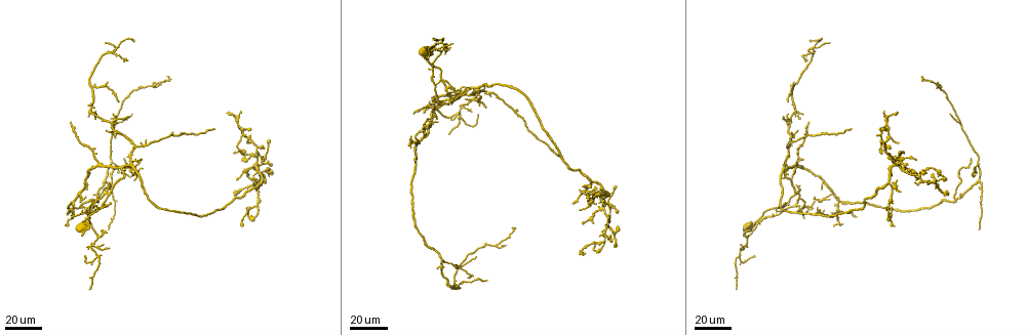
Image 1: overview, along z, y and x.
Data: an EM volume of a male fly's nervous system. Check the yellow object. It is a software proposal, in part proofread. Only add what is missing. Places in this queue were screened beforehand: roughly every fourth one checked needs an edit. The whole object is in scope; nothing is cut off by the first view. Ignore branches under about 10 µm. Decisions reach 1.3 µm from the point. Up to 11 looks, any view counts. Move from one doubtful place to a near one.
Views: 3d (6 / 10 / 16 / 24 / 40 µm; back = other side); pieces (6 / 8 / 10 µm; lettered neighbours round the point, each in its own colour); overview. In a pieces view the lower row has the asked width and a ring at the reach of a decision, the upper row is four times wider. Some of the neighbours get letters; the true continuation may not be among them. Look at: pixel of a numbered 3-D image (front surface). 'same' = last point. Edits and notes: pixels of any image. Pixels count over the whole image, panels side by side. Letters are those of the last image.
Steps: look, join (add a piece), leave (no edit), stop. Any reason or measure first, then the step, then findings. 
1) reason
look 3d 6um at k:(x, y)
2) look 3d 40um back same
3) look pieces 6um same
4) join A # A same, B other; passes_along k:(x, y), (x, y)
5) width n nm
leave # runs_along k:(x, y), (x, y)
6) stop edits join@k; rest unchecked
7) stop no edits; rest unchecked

tapers out
look 3d 24um at 1:(804, 133)

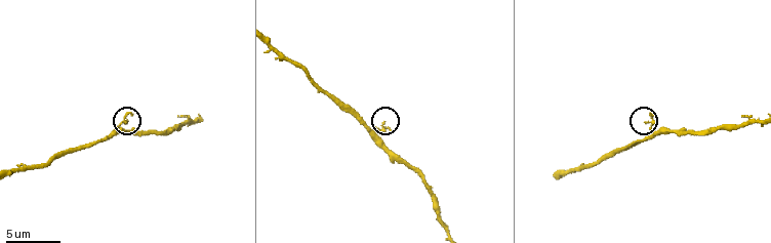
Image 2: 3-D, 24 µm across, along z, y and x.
look 3d 10um at 2:(129, 113)

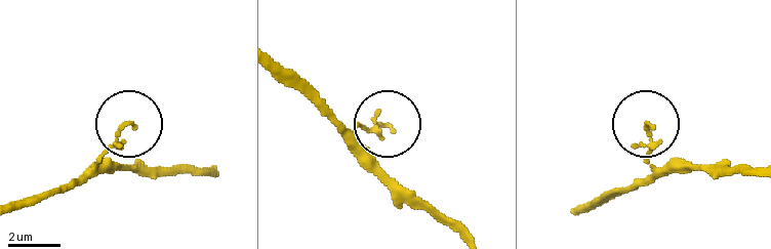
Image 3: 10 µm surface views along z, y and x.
look pieces 8um at 3:(133, 126)

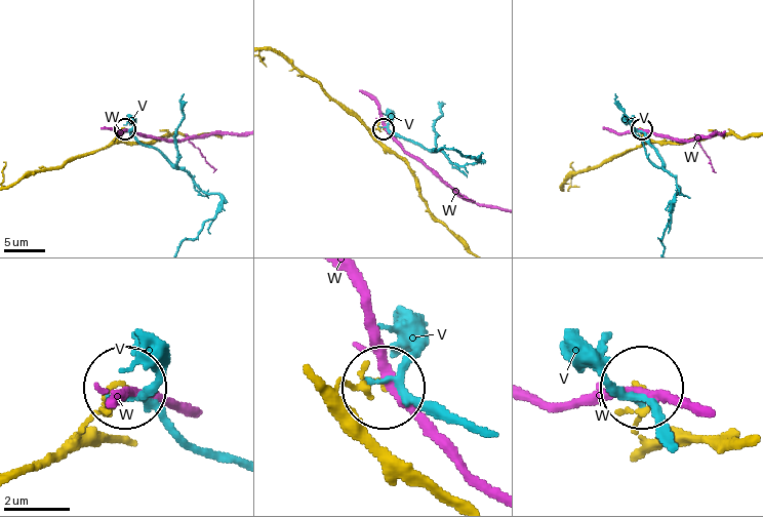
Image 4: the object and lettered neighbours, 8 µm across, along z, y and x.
leave # V other, W other; runs_along 4:(18, 473), (51, 459), (123, 385); none of them fits

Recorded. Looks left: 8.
thin end
look 3d 24um at 1:(787, 175)

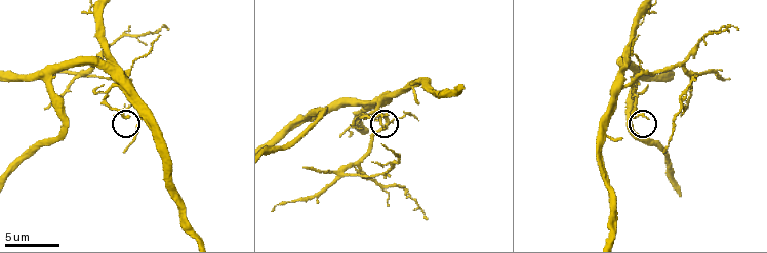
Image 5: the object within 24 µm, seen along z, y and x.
look pieces 8um at 5:(383, 126)

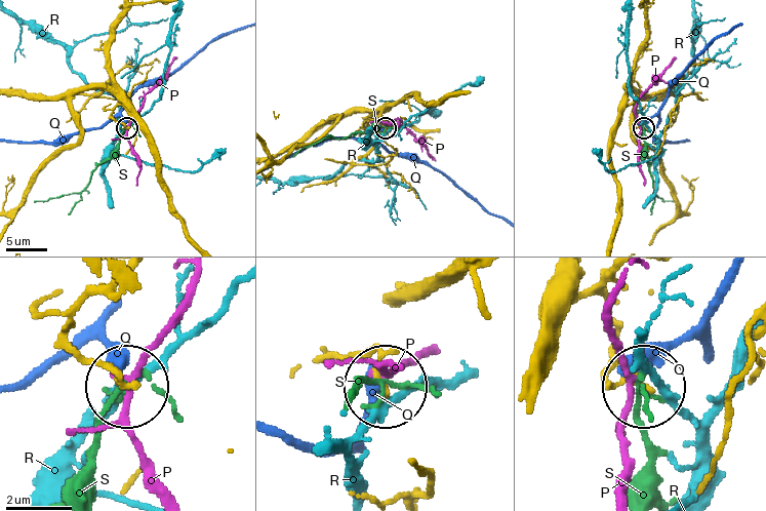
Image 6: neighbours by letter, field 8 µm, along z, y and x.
width 130 nm
leave # P other, Q other, R other, S other; runs_along 6:(325, 354), (364, 357), (386, 385); no lettered piece goes on from it

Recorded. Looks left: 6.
an open end
look 3d 40um at 1:(127, 118)

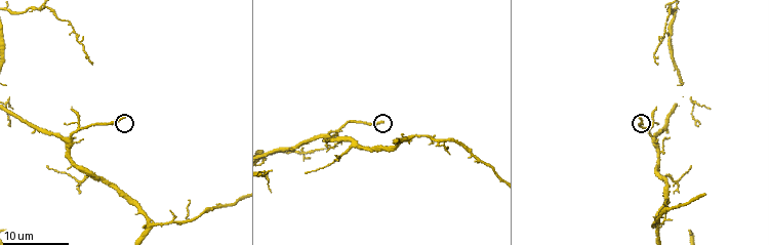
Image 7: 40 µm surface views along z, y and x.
look pieces 6um at 7:(383, 120)

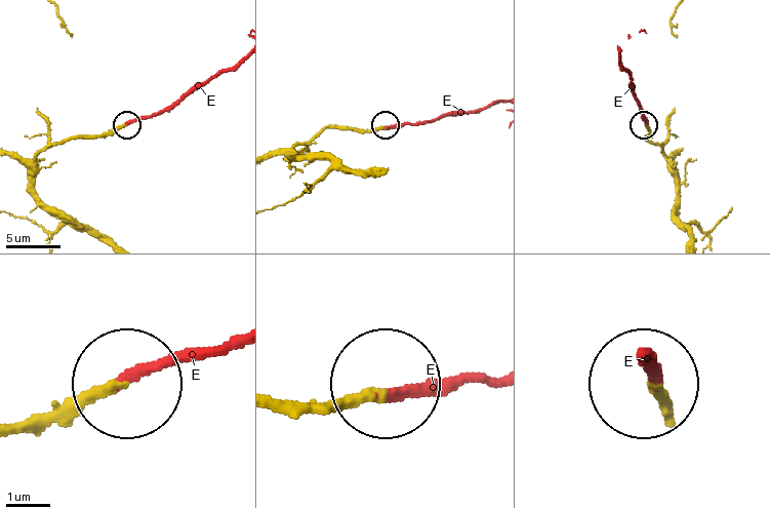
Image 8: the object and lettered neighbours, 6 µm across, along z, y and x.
join E # E same; passes_along 8:(96, 135), (112, 134), (134, 121), (170, 110), (239, 64); the cell continues

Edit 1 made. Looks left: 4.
free end
look 3d 24um at 1:(449, 131)

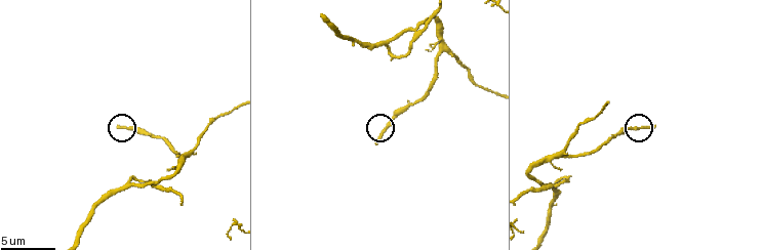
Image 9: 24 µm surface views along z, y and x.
what lies round it
look pieces 8um at 9:(374, 140)

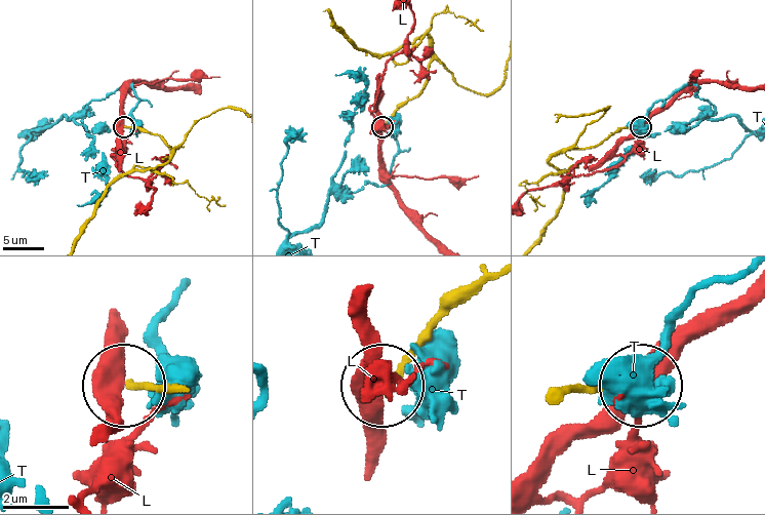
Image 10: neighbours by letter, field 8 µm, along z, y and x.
width 200 nm
leave # L other, T other; runs_along 10:(177, 394), (128, 386); no lettered piece goes on from it

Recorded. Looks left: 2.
end of a long branch
look 3d 40um at 1:(810, 123)

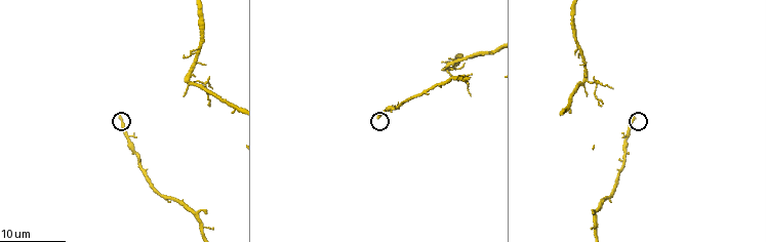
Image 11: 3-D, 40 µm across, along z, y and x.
what lies round it
look pieces 6um at 11:(120, 118)

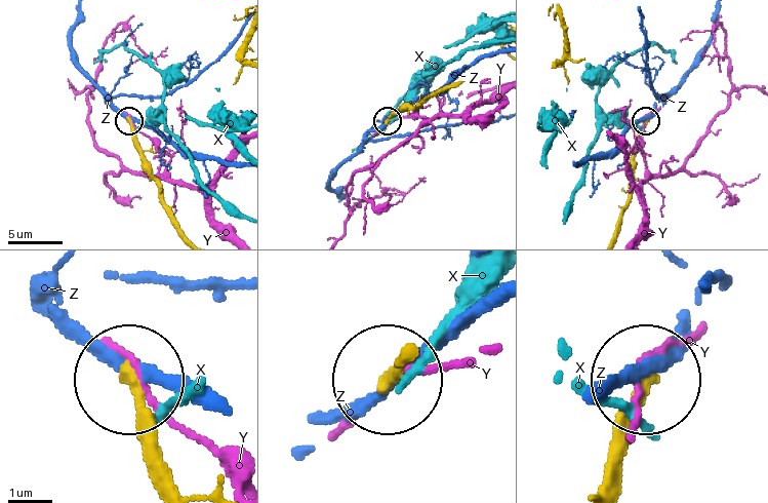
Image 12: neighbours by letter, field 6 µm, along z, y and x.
leave # X other, Y other, Z other; runs_along 12:(601, 490), (642, 383); none of them fits

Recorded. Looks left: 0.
stop edits join@8; rest unchecked

